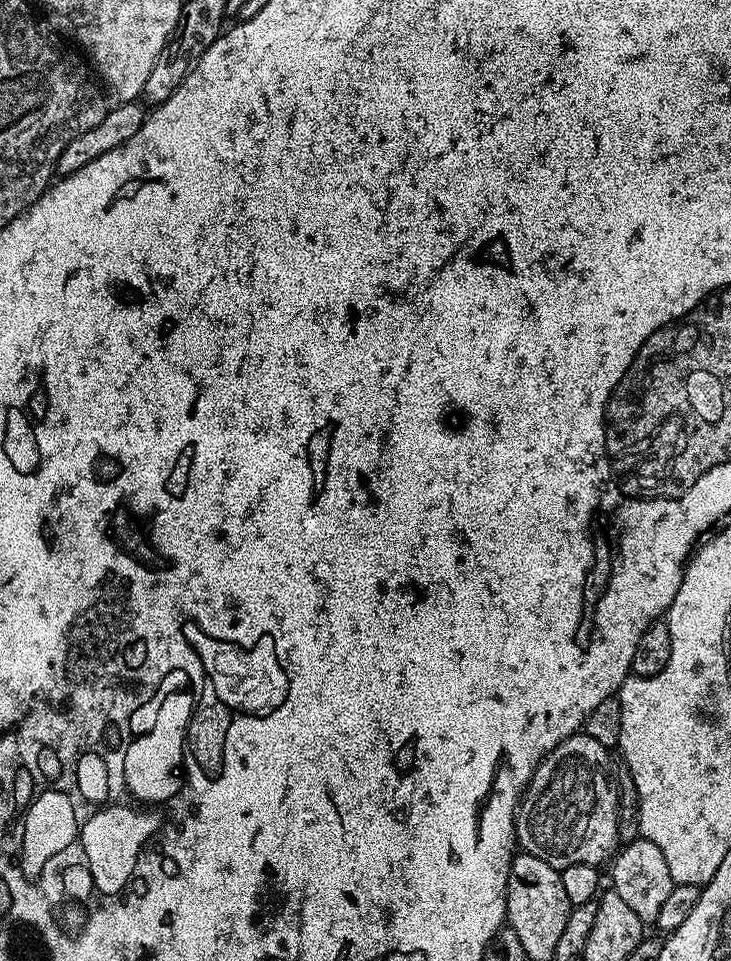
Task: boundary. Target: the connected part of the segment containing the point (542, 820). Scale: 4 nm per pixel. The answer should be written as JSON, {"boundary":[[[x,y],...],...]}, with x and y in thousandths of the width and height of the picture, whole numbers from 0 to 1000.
{"boundary":[[[789,764],[770,770],[761,778],[759,786],[770,787],[755,799],[750,813],[739,820],[722,854],[715,854],[709,866],[709,874],[715,886],[725,891],[741,893],[752,901],[769,904],[792,899],[826,901],[841,892],[851,878],[848,868],[848,822],[844,809],[837,807],[837,787],[834,778],[813,768]]]}

